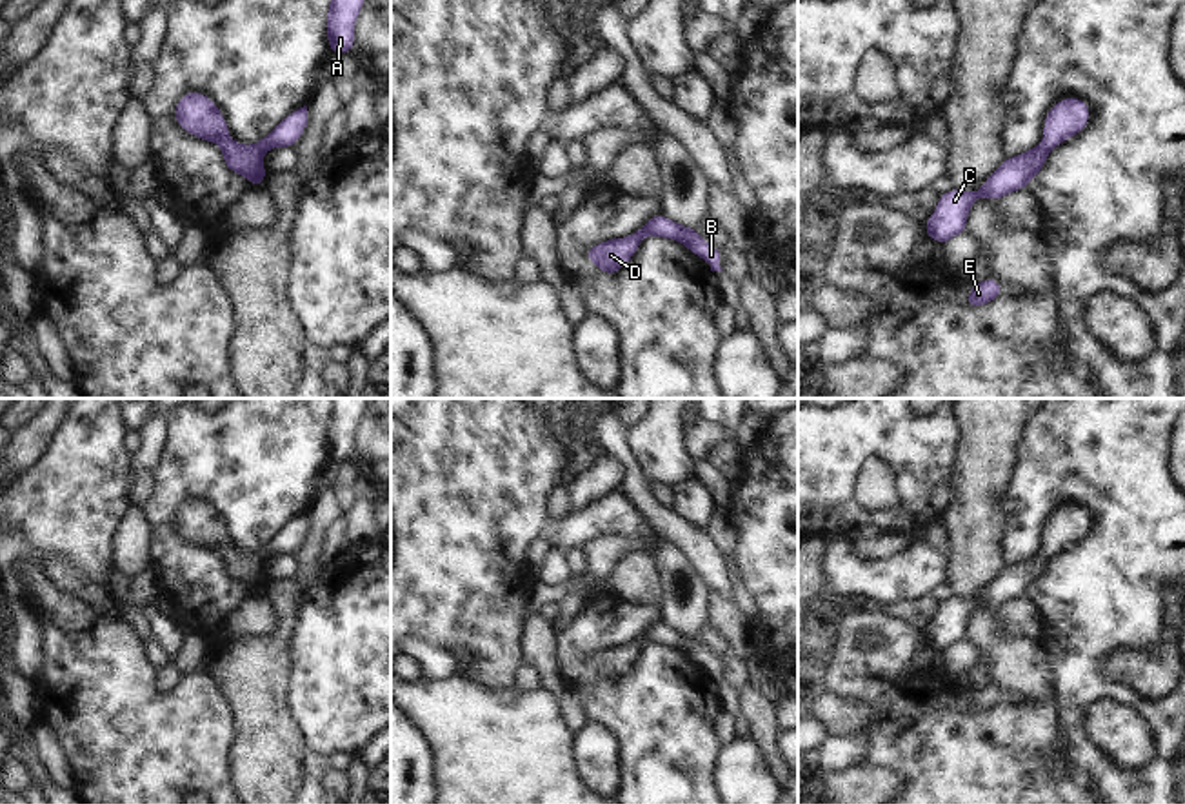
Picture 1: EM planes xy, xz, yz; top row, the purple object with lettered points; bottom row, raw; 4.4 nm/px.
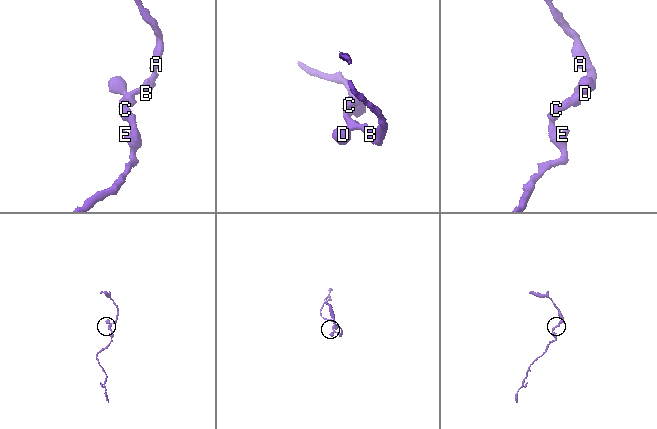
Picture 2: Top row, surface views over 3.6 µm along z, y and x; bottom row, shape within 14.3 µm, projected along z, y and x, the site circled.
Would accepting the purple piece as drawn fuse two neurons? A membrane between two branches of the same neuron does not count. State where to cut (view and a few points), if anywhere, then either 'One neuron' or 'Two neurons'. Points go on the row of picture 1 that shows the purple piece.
No split. One neuron

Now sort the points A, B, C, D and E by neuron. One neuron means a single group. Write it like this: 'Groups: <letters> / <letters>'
Groups: A B C D E

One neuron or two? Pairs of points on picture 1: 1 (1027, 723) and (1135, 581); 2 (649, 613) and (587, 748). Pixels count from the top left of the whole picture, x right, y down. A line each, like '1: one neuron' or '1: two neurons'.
1: two neurons
2: two neurons

